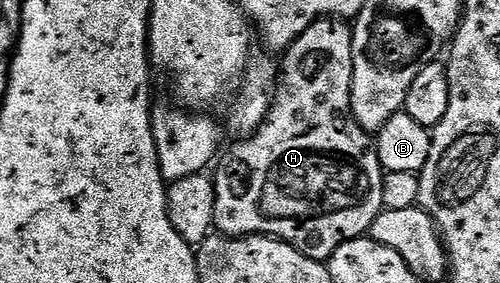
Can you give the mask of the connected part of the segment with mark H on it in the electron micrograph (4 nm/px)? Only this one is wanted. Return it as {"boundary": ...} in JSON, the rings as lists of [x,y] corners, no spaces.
{"boundary":[[[323,17],[321,21],[312,23],[312,27],[308,27],[308,31],[304,31],[304,35],[296,38],[291,43],[290,48],[285,50],[283,57],[286,58],[282,61],[282,69],[280,65],[280,80],[277,82],[276,92],[273,94],[270,109],[267,110],[266,117],[262,120],[262,125],[245,139],[239,140],[242,141],[239,145],[232,146],[230,154],[226,158],[223,156],[213,170],[212,176],[214,178],[214,190],[216,191],[214,227],[219,234],[228,237],[252,237],[255,235],[277,237],[279,241],[296,247],[296,251],[308,255],[314,261],[323,263],[329,262],[330,256],[344,243],[369,234],[372,223],[382,213],[384,208],[382,203],[384,170],[378,158],[378,150],[371,134],[364,132],[352,115],[350,92],[352,91],[353,38],[354,30],[349,20]]]}

